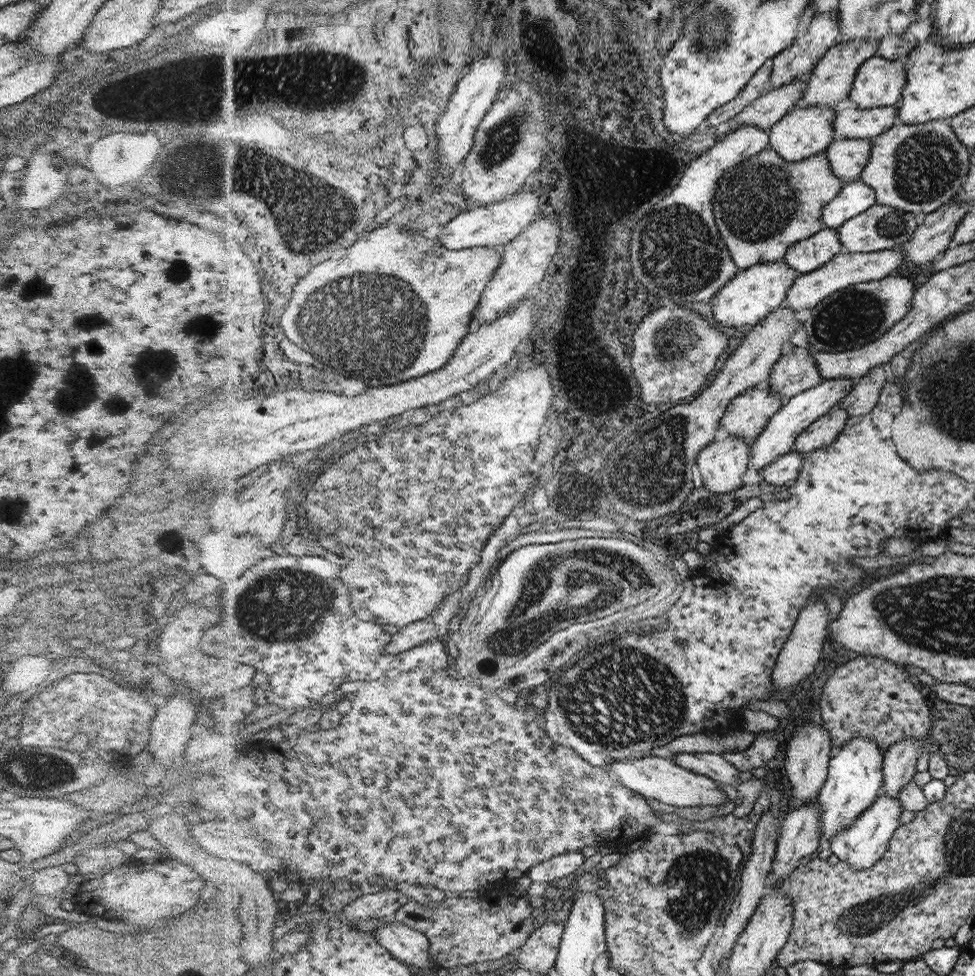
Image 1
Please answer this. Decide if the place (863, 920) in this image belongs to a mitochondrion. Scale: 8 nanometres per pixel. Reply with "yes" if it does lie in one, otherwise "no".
yes

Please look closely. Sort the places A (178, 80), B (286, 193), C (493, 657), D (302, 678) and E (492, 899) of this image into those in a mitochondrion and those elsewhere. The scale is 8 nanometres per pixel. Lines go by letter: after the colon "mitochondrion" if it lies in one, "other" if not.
A: other
B: mitochondrion
C: mitochondrion
D: other
E: other

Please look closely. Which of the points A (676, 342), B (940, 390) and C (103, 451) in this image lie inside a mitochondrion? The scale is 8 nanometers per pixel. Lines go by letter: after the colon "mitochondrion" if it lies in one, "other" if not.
A: mitochondrion
B: mitochondrion
C: other

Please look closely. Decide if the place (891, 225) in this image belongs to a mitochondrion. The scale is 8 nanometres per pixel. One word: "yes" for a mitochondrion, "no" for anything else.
yes

